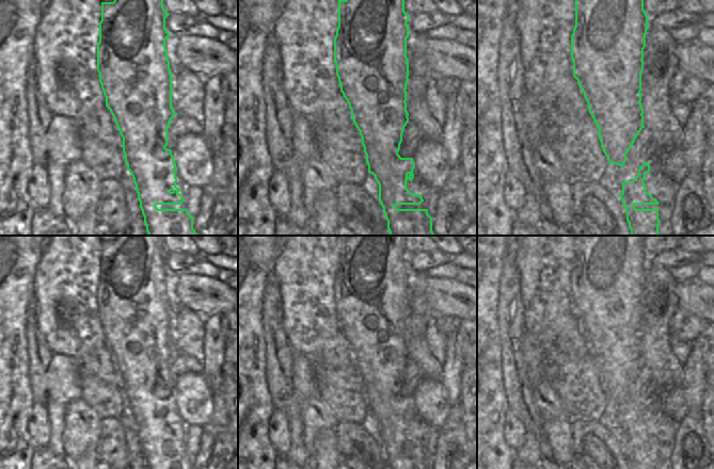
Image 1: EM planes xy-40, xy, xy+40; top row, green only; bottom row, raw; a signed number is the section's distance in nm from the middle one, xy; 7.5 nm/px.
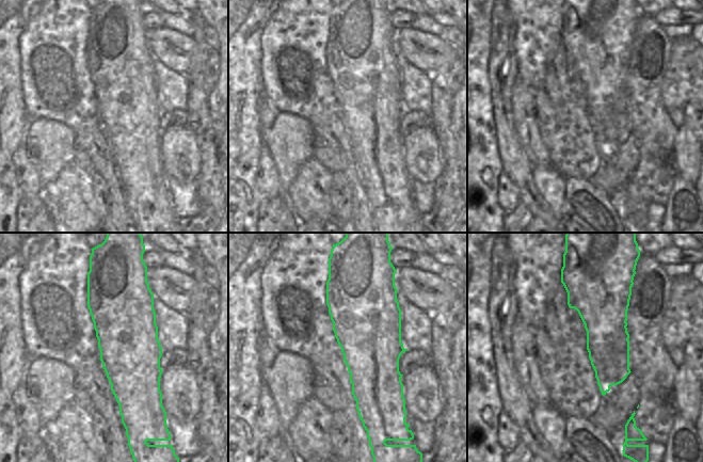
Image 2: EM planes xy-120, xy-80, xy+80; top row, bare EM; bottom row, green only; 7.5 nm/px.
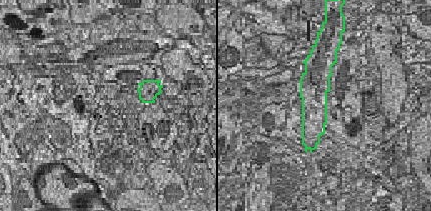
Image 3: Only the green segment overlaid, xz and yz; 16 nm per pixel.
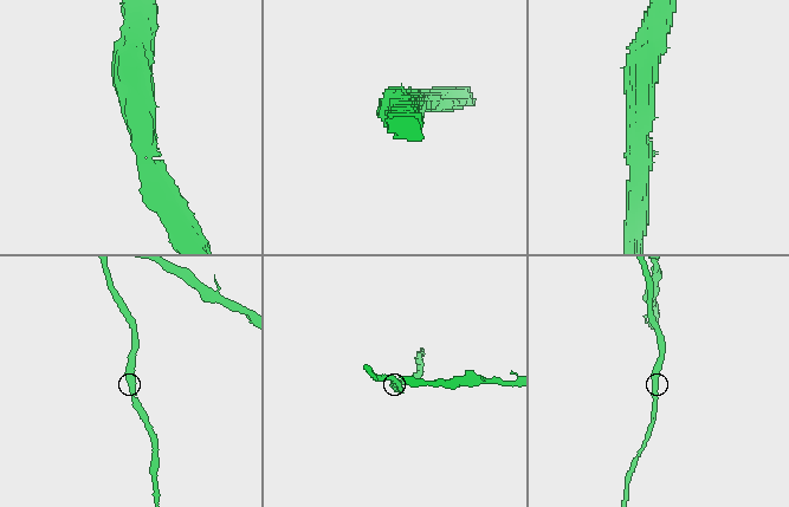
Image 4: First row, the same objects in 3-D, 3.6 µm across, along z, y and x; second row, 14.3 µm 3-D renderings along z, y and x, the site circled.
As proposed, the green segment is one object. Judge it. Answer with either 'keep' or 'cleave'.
keep

